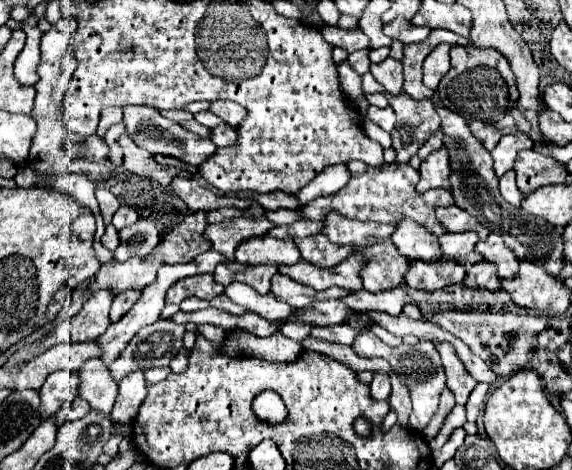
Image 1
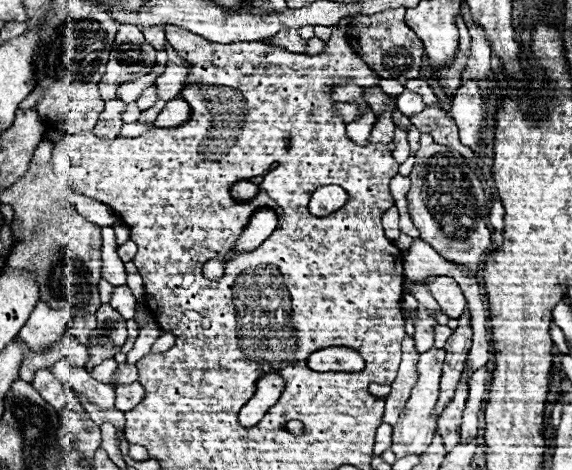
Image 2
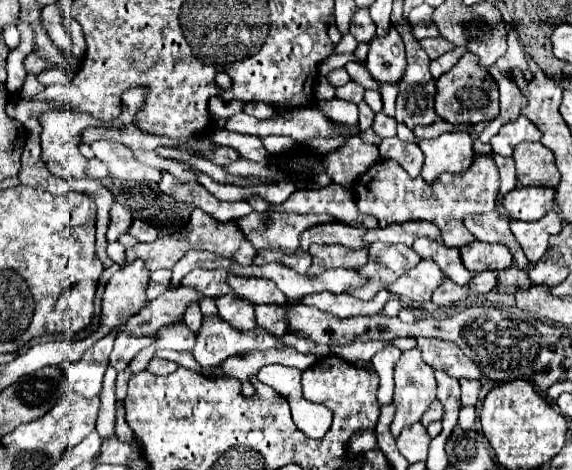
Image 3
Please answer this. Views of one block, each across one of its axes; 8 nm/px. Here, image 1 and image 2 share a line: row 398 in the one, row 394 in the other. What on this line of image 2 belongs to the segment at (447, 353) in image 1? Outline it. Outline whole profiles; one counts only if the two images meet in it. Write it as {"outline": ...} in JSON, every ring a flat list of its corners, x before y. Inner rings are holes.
{"outline":[[460,384,458,390,456,390,454,400,448,404,448,408,438,418,438,432,440,432,442,440,444,440,446,450,452,450,458,444,458,438,460,438,460,418,462,418,466,396,468,396,468,386]]}

